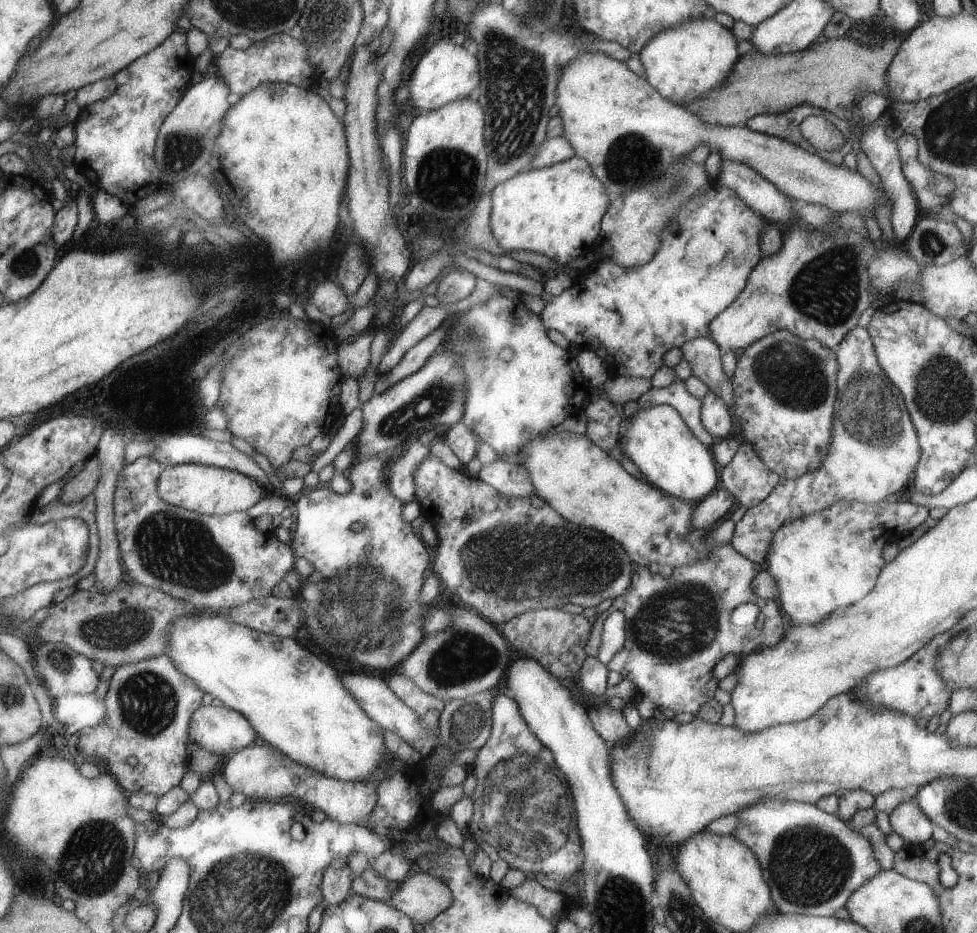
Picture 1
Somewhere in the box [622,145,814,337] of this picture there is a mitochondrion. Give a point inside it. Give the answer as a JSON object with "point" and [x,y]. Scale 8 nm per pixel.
{"point":[659,190]}

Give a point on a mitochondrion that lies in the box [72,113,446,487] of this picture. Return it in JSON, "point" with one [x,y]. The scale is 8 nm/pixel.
{"point":[182,149]}

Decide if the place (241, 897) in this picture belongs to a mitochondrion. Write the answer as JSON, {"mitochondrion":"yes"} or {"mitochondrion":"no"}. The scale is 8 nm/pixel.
{"mitochondrion":"yes"}

